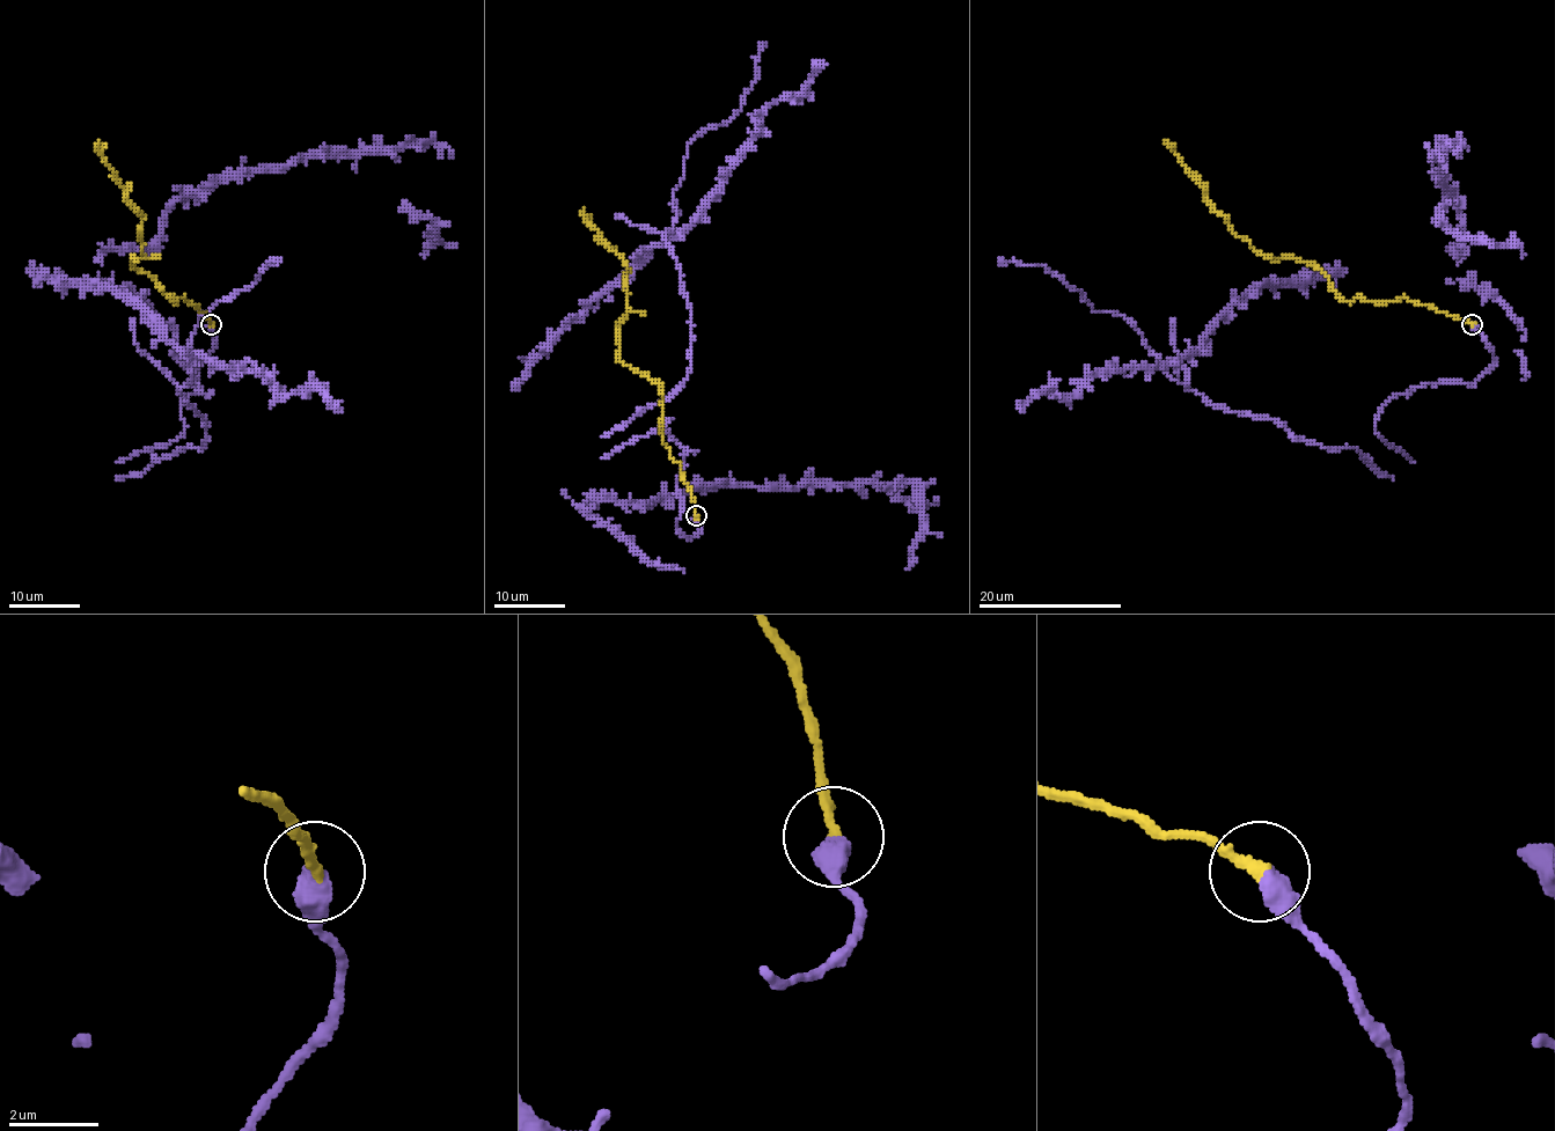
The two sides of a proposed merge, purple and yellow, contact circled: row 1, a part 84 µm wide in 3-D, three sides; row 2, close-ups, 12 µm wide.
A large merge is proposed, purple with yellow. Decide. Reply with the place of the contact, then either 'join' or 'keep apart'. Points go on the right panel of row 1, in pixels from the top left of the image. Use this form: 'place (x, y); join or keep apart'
place (1472, 324); join

